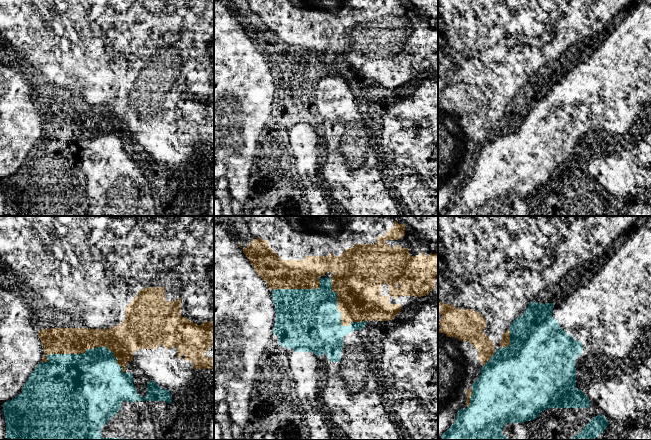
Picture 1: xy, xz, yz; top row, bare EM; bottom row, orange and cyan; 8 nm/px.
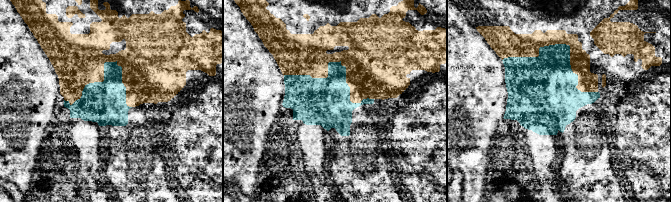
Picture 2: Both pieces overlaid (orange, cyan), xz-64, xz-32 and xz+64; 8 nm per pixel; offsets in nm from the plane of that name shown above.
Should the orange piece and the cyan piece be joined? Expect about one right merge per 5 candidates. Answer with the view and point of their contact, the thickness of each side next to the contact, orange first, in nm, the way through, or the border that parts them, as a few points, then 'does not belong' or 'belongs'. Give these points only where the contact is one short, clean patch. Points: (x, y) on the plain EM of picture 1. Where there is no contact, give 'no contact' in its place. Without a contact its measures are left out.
xy (85, 127) | 200/480 nm | belongs

